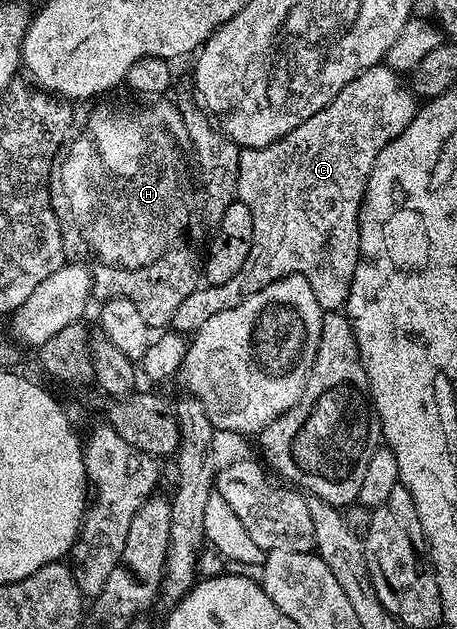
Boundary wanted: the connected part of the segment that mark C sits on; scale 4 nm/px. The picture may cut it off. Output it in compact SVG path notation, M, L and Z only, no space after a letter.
M387 64L366 68L358 77L351 78L342 92L326 104L326 108L314 112L310 120L298 124L298 128L274 144L266 148L241 149L236 194L254 216L254 244L250 244L250 256L246 256L246 264L242 264L234 280L226 280L226 284L217 286L201 285L182 304L178 304L170 323L173 331L191 335L200 330L210 316L218 316L218 312L226 312L226 308L242 304L246 296L291 274L300 274L307 280L321 310L340 312L345 309L354 268L360 259L360 205L374 160L378 160L378 152L382 152L390 140L408 127L418 109L418 99L411 85L400 78L403 77Z

